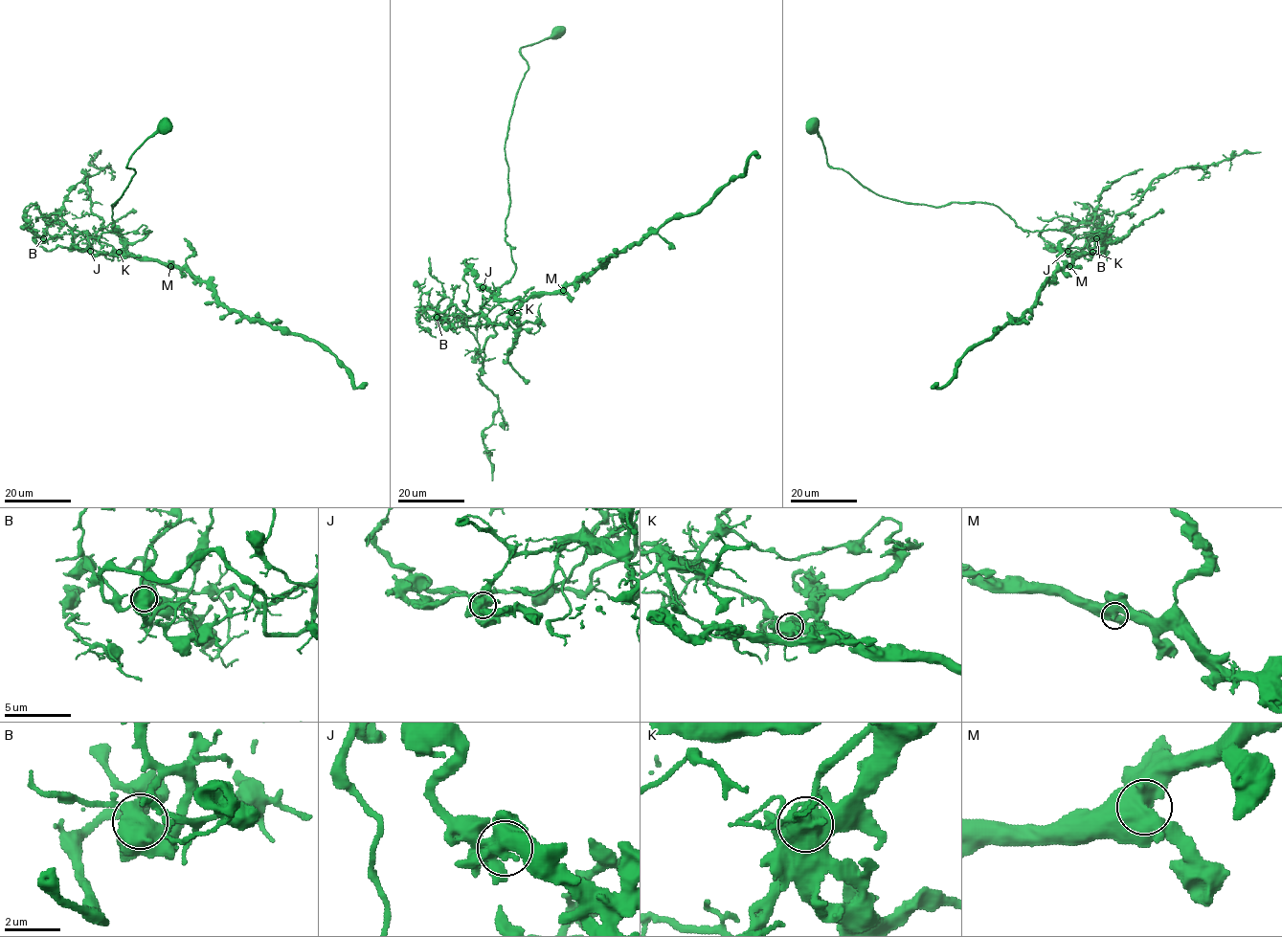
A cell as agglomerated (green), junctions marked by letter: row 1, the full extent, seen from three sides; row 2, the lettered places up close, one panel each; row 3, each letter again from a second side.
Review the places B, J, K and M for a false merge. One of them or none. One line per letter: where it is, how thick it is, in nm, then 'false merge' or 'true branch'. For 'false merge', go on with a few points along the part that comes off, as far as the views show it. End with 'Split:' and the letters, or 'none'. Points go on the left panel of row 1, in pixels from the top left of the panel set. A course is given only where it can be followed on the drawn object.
B: at (43, 238); 550 nm thick; true branch
J: at (90, 251); 550 nm thick; true branch
K: at (119, 252); 650 nm thick; false merge; foreign part runs (119, 252), (88, 235), (123, 230), (113, 228), (117, 203), (112, 206), (134, 174), (129, 157), (170, 122)
M: at (170, 266); 550 nm thick; true branch
Split: K

